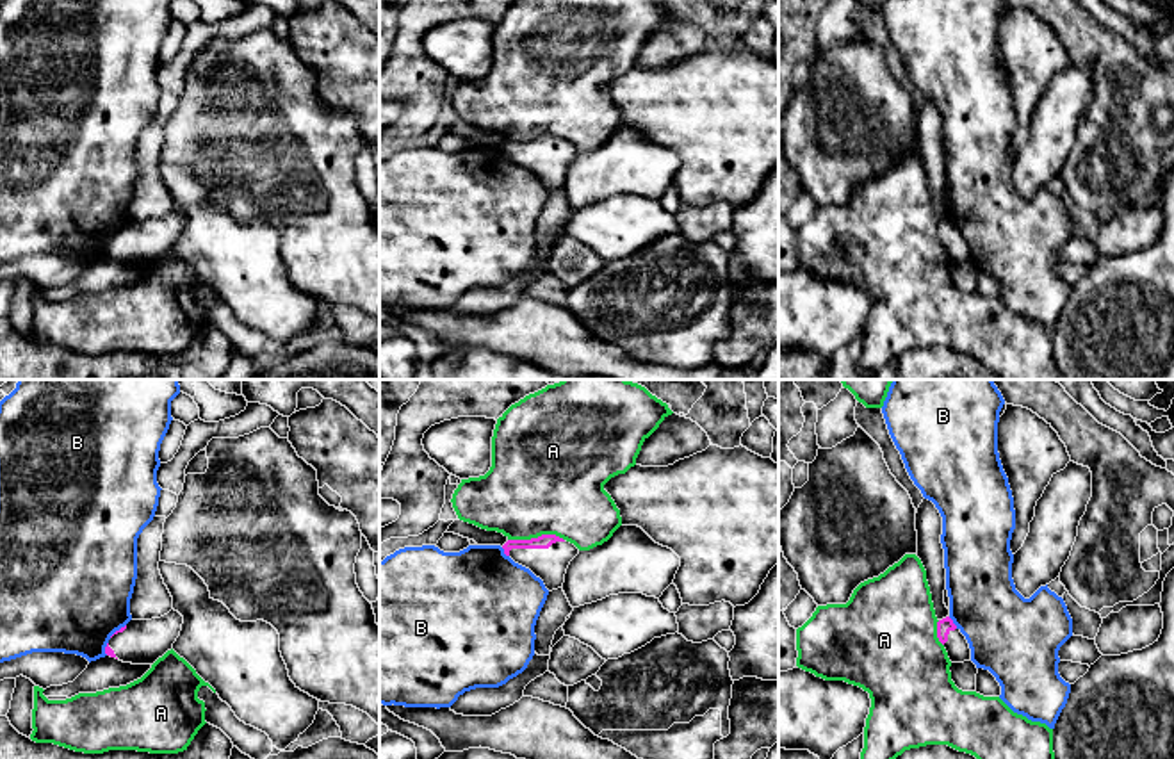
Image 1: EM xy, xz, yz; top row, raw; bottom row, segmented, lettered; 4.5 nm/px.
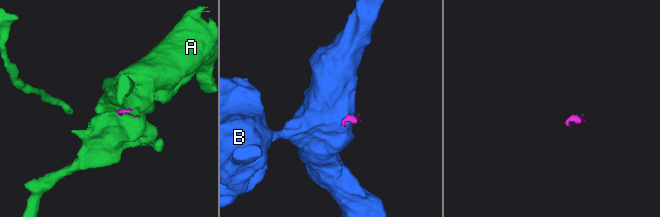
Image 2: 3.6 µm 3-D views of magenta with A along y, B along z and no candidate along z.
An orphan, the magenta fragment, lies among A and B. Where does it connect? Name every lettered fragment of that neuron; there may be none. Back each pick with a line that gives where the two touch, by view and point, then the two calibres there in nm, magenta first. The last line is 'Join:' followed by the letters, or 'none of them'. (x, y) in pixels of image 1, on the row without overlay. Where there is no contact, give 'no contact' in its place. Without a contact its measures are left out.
Join: none of them

